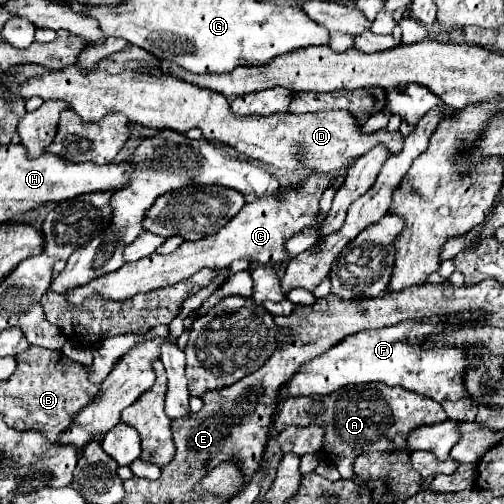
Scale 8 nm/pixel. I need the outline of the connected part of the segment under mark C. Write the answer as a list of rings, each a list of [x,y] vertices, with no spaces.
[[[336,172],[334,174],[310,174],[302,182],[302,186],[298,186],[296,190],[290,190],[290,194],[286,194],[284,198],[266,196],[266,198],[254,200],[250,204],[244,204],[244,208],[236,214],[236,218],[232,218],[224,228],[220,228],[212,236],[204,236],[196,242],[186,240],[170,254],[152,254],[148,258],[128,262],[116,272],[98,276],[96,280],[90,280],[88,284],[84,284],[80,288],[70,288],[68,292],[64,292],[64,296],[66,296],[68,304],[72,304],[72,306],[82,304],[88,296],[104,296],[106,300],[128,300],[140,292],[174,286],[206,266],[220,270],[240,258],[280,270],[288,262],[286,242],[294,234],[298,234],[304,226],[310,226],[314,222],[316,214],[318,214],[320,194],[330,186],[330,182],[334,178],[336,178]]]

